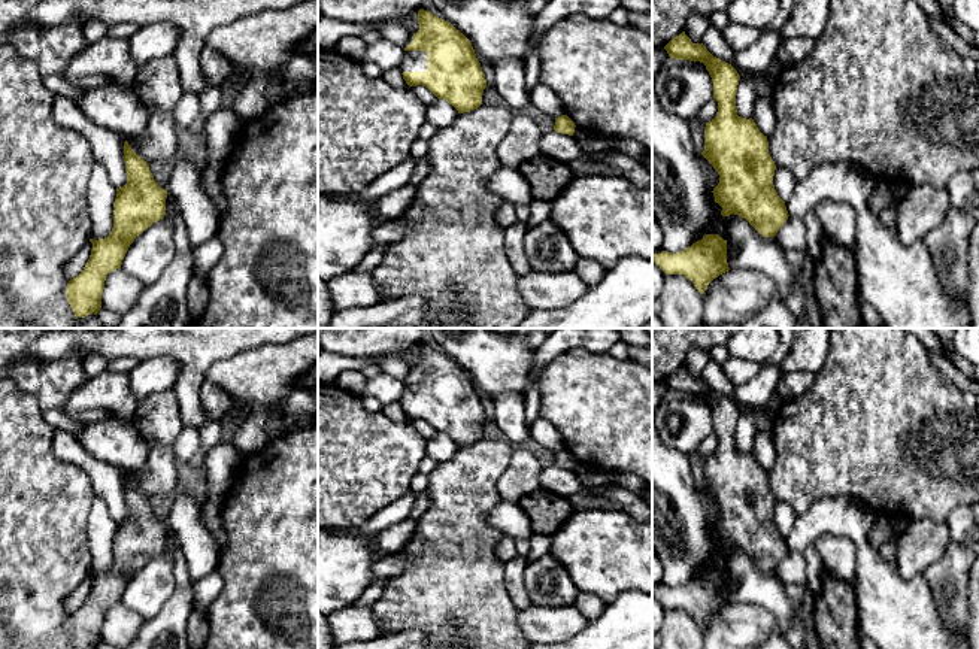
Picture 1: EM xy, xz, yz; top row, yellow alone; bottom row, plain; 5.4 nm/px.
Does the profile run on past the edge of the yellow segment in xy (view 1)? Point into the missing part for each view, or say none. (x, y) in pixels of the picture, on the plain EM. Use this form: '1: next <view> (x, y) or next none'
1: next none

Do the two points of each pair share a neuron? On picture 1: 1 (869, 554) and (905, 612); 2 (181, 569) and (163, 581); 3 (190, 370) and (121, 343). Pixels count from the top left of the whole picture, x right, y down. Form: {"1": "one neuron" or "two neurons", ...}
{"1": "one neuron", "2": "two neurons", "3": "one neuron"}

